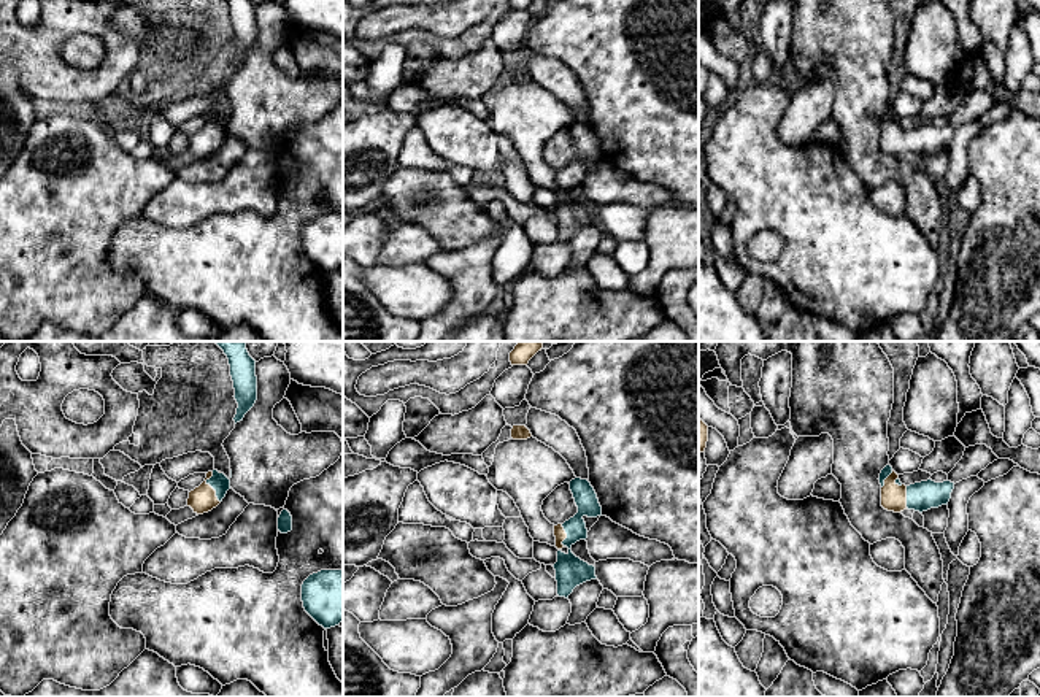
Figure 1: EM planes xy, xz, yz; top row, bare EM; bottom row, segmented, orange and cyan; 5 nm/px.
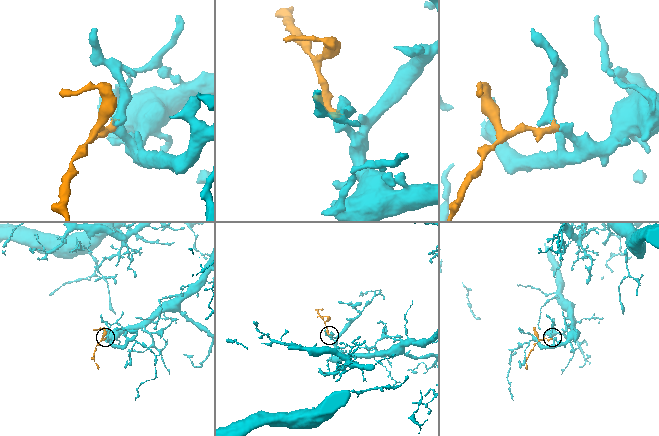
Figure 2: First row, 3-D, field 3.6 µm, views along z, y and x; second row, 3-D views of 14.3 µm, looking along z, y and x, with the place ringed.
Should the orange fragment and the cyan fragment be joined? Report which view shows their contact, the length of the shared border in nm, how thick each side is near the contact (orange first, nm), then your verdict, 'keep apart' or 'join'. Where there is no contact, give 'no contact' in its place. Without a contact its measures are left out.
xy | 170 nm | 140/90 nm | join

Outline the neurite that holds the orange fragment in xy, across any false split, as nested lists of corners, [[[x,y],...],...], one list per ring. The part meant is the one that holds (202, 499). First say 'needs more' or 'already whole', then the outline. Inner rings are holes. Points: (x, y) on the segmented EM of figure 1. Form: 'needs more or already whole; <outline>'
needs more; [[[208,472],[205,481],[189,492],[187,506],[197,514],[208,513],[222,502],[229,489],[230,479],[224,473]]]

